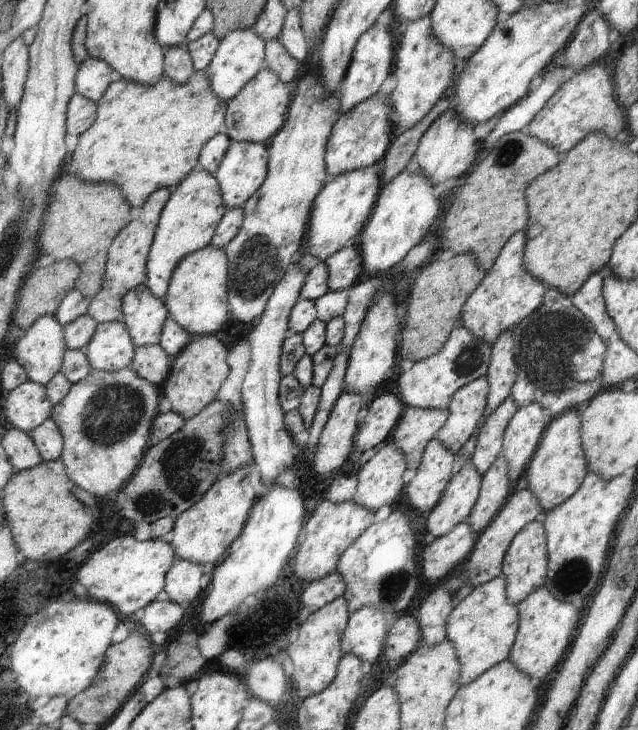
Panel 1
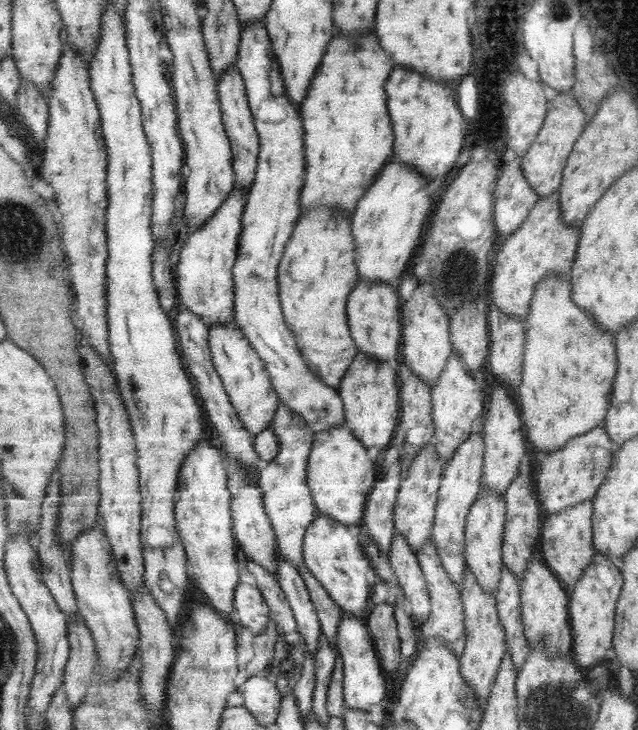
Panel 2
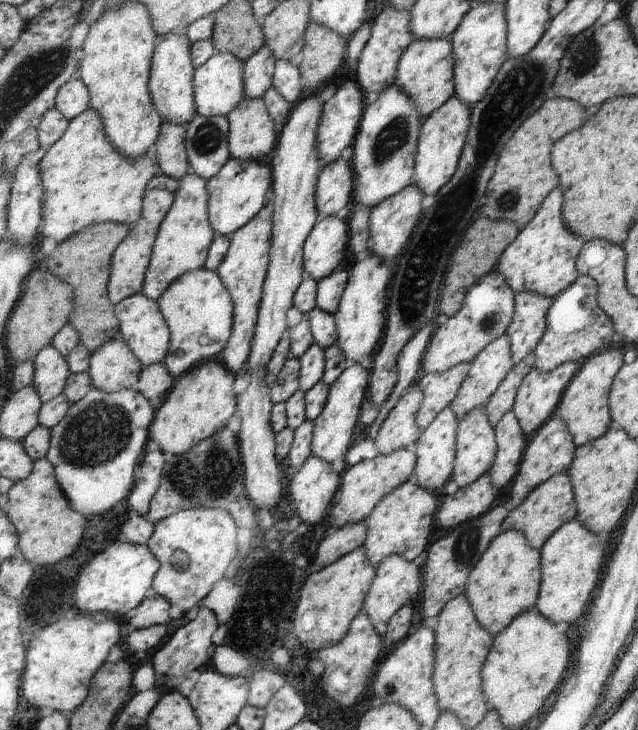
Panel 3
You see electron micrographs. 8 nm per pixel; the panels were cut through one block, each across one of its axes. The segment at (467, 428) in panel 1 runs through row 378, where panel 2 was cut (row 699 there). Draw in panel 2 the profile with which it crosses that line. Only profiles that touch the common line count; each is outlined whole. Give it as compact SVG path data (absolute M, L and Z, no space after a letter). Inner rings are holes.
M466 569L465 580L460 585L463 594L463 605L466 613L466 650L460 656L462 663L462 675L466 681L474 688L478 703L482 704L482 710L486 710L486 704L494 690L494 684L498 678L504 656L507 653L506 628L502 625L502 619L498 611L499 602L495 599L495 594L487 593L478 581L478 577Z

